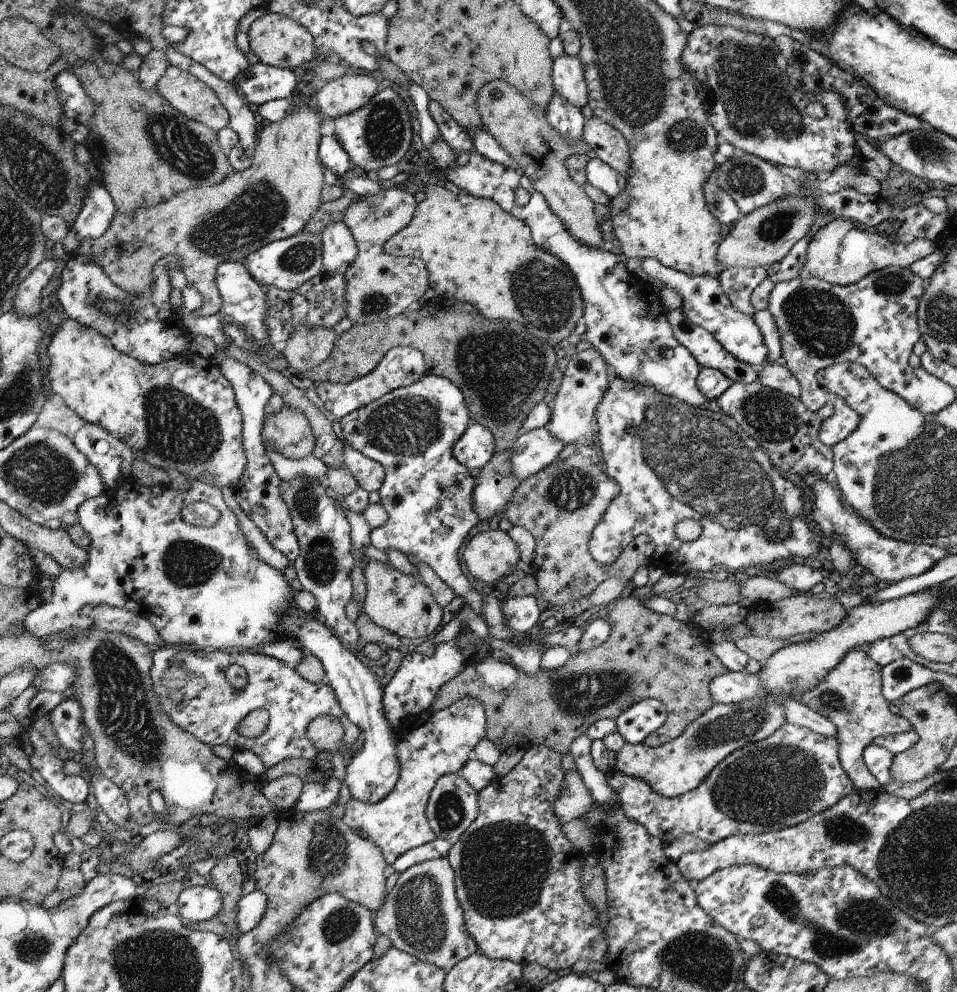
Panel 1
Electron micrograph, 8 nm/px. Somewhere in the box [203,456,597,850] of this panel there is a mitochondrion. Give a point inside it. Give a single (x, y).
(321, 562)

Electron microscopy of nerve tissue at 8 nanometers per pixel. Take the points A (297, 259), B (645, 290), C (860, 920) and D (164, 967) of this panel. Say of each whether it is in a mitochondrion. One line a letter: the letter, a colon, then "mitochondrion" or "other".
A: mitochondrion
B: other
C: mitochondrion
D: mitochondrion

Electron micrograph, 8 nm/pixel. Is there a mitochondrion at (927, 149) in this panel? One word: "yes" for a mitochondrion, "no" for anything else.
yes

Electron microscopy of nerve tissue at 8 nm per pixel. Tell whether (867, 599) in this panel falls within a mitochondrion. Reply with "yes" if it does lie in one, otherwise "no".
no

